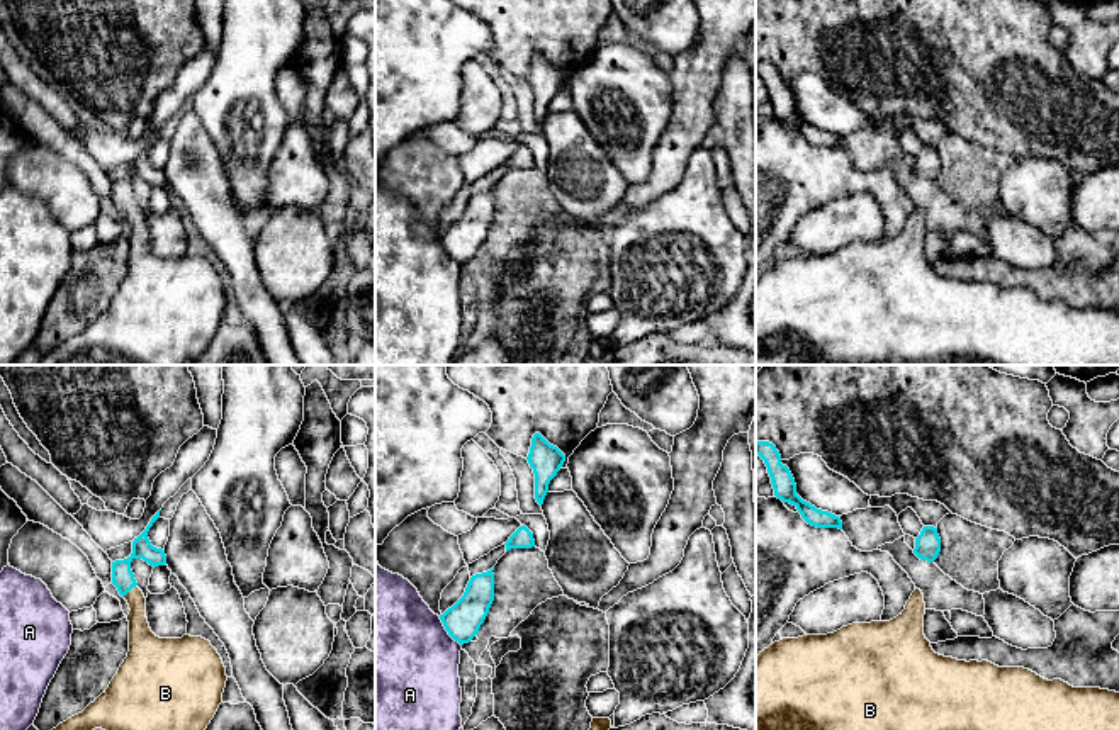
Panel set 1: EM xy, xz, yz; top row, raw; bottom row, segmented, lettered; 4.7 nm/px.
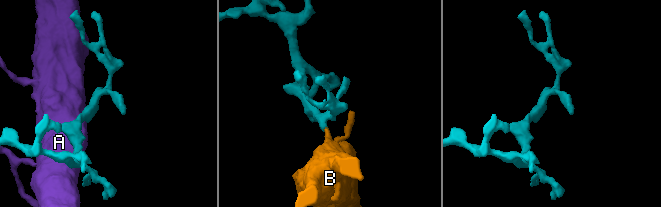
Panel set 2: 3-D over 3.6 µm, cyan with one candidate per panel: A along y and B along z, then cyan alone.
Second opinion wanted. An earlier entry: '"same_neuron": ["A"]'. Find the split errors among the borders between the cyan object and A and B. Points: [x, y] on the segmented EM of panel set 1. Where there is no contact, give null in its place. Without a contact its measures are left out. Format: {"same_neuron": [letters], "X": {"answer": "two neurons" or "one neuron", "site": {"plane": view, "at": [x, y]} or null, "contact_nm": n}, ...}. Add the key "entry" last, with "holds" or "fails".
{"same_neuron": ["B"], "A": {"answer": "two neurons", "site": {"plane": "xz", "at": [447, 630]}, "contact_nm": 180}, "B": {"answer": "one neuron", "site": {"plane": "xy", "at": [129, 589]}, "contact_nm": 90}, "entry": "fails"}

